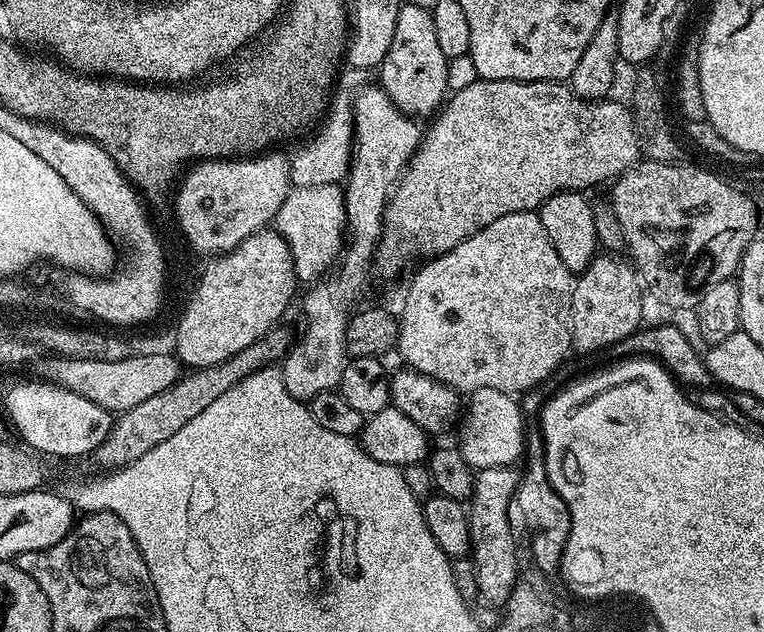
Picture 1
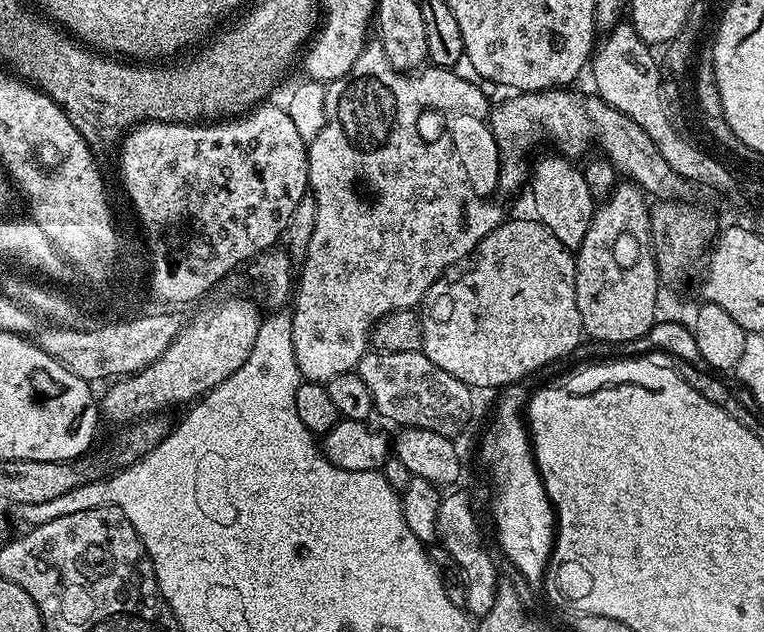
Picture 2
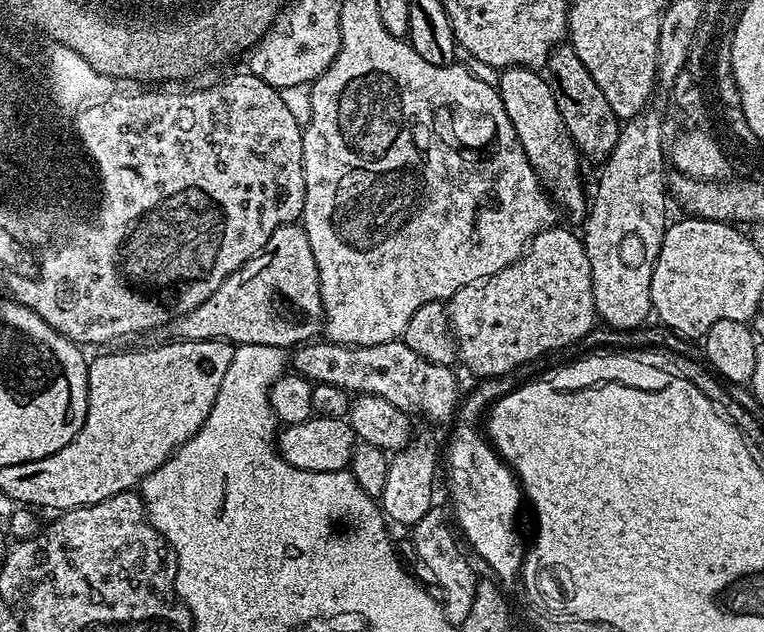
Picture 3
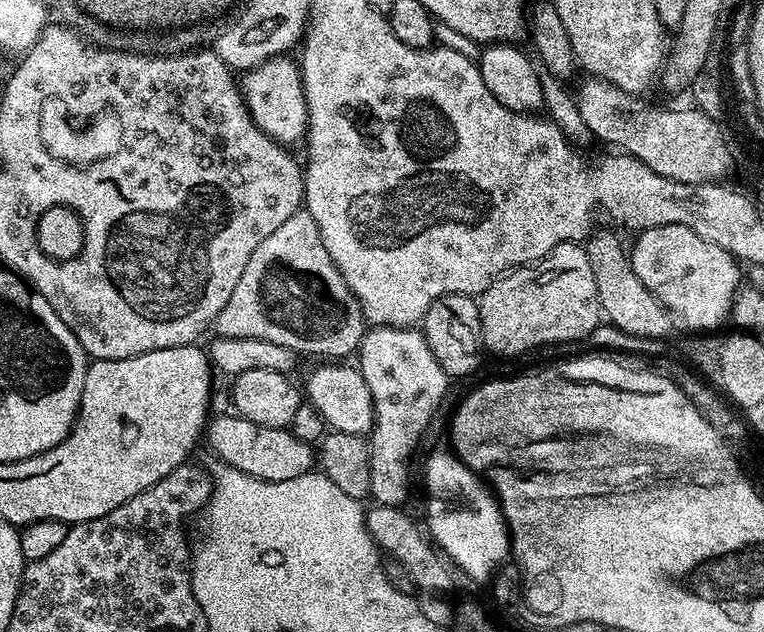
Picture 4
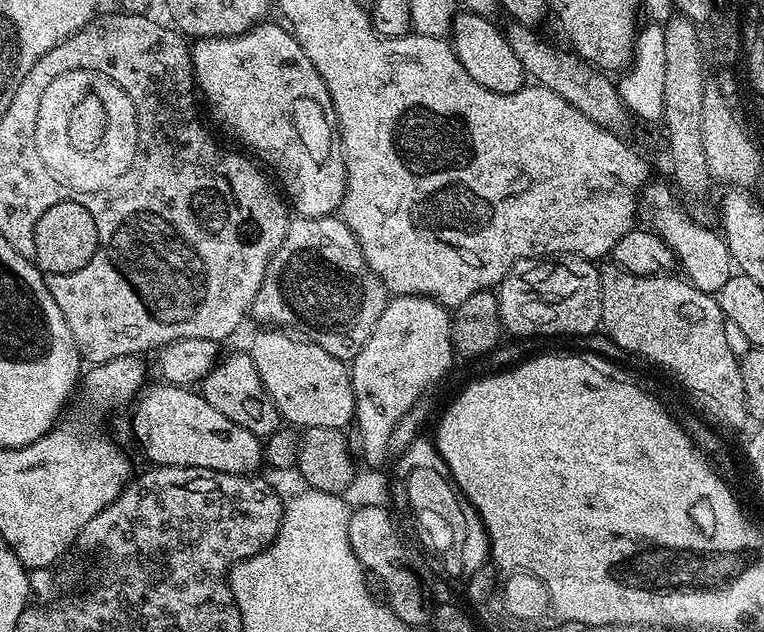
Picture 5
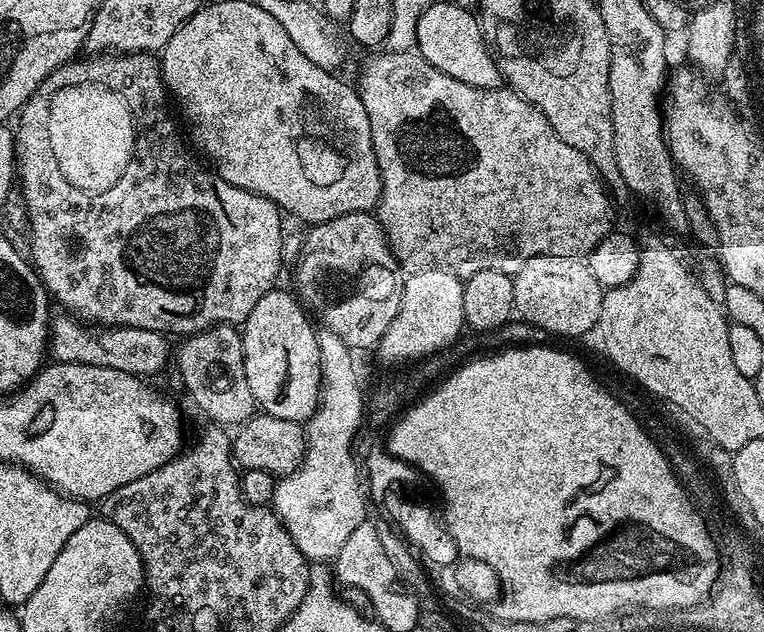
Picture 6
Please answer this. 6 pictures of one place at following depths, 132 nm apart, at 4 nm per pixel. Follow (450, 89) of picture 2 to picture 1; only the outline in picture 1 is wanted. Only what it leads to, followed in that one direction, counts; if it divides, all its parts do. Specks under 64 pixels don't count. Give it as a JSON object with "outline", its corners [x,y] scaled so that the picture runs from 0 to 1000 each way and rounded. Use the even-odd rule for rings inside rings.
{"outline":[[[478,136],[467,144],[461,177],[465,203],[463,252],[448,297],[458,384],[449,394],[438,429],[404,454],[408,457],[399,465],[398,527],[386,533],[382,552],[372,565],[366,582],[374,617],[380,617],[385,630],[399,636],[423,620],[436,619],[445,606],[453,574],[450,524],[458,498],[455,475],[474,467],[482,449],[482,430],[484,437],[490,424],[492,386],[503,361],[503,328],[524,286],[524,277],[539,255],[552,214],[552,203],[545,198],[548,195],[522,171],[496,136]]]}

